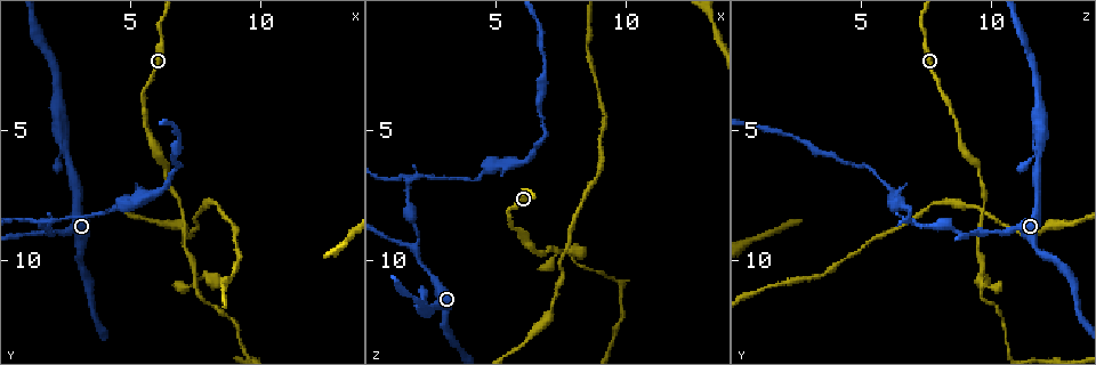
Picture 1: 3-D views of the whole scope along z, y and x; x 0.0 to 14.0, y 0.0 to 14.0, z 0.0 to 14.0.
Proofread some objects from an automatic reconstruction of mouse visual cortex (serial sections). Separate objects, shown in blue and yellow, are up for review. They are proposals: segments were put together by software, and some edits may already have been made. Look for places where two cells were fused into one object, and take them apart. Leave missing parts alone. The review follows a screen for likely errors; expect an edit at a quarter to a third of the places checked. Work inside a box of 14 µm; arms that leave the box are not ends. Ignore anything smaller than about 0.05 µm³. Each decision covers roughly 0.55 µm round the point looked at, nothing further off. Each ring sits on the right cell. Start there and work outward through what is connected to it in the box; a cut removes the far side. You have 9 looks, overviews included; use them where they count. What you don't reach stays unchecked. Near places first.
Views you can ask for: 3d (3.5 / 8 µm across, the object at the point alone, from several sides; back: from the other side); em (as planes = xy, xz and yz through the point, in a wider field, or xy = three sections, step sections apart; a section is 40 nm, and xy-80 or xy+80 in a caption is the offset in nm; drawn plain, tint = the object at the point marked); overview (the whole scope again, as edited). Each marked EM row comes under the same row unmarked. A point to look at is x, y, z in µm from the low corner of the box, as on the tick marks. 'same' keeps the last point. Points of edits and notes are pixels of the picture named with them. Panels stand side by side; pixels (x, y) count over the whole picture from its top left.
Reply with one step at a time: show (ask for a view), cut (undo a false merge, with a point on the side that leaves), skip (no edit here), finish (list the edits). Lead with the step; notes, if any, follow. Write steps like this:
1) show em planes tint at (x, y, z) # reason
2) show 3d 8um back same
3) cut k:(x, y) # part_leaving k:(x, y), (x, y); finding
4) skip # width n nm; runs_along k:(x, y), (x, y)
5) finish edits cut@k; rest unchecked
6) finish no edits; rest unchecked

show 3d 3.5um at (7.4, 10.5, 9.7) # side arm on a straight run

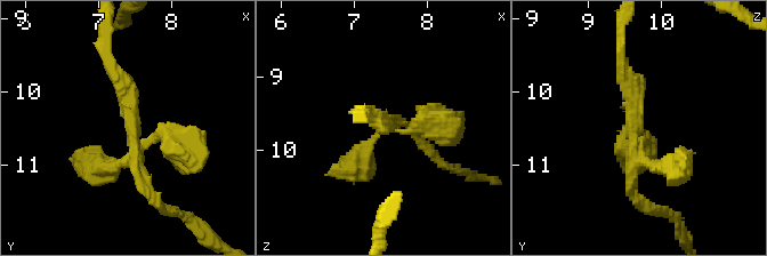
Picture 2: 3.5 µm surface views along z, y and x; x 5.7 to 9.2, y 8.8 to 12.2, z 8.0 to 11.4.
show em xy step 1 tint at (7.45, 10.40, 9.65) # arms 3; arm_widths 150, 200, 300 nm; now the EM

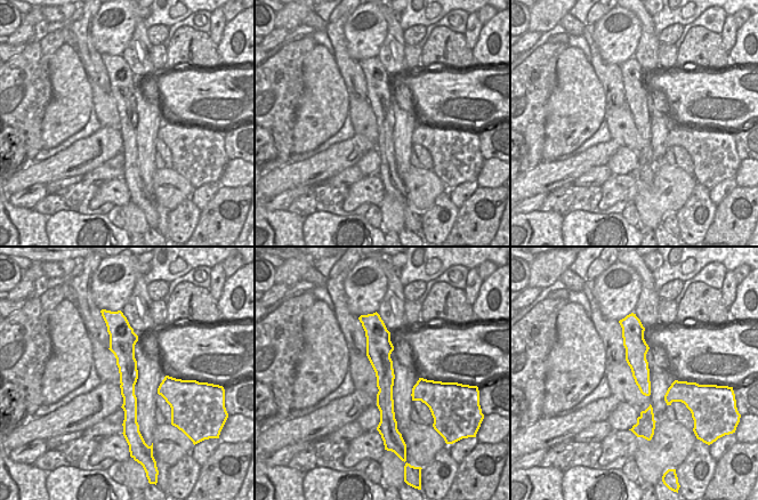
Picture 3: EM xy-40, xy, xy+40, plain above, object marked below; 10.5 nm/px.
show em xy step 5 tint same # another direction

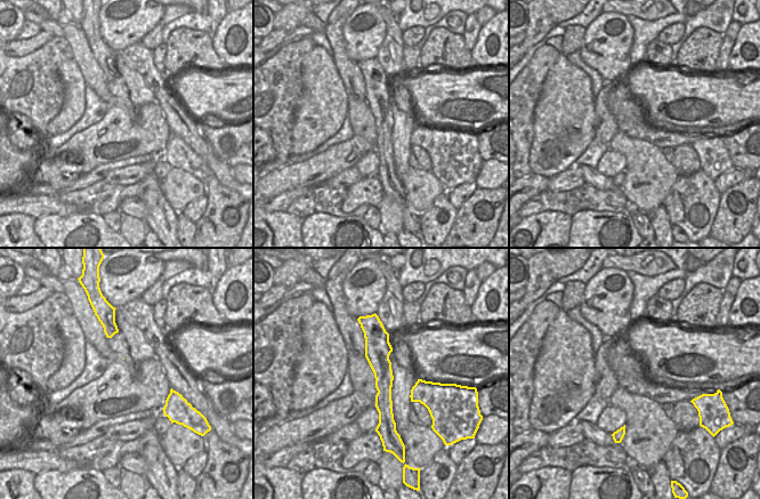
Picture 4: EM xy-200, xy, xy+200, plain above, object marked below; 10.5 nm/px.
cut 2:(174, 138) # part_leaving 2:(398, 130), (454, 119); two cells meet here

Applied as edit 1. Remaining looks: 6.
show 3d 8um back at (1.9, 8.8, 9.5) # thin neck

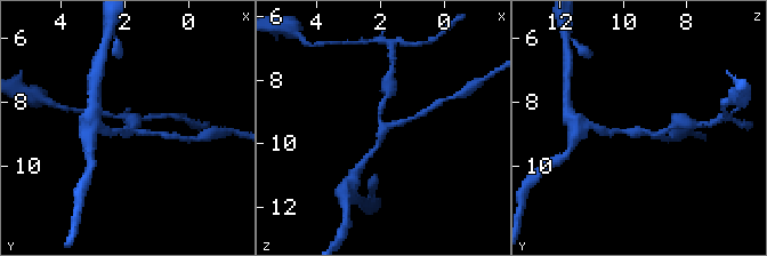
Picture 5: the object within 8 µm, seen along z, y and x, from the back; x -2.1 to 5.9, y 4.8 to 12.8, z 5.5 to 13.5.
show 3d 3.5um at (1.9, 8.9, 9.5) # zoom in

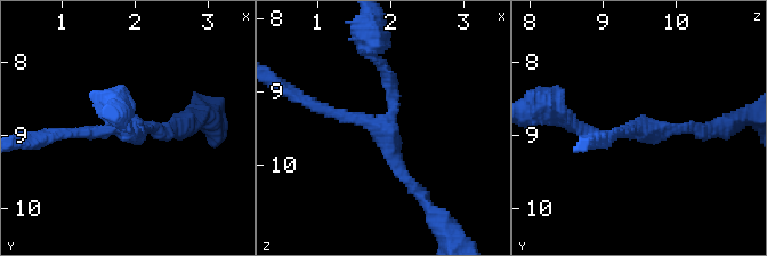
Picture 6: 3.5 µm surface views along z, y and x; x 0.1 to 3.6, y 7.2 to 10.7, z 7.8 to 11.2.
show em xy step 3 tint at (1.95, 8.90, 9.45) # arms 3; arm_widths 200, 200, 200 nm

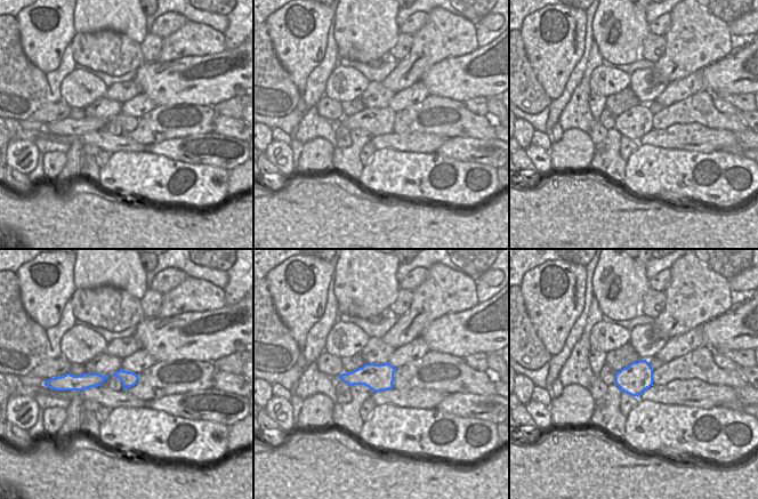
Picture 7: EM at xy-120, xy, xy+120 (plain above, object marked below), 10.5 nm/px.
skip # runs_along 6:(421, 194), (393, 162), (393, 95), (379, 61); one cell here

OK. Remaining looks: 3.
show 3d 3.5um at (2.5, 5.9, 11.9) # sharp bend

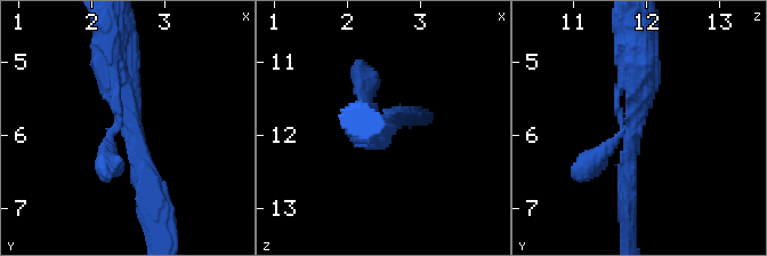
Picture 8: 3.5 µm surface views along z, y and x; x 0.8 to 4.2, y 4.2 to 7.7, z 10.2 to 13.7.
show em planes tint at (2.55, 5.80, 11.85) # shape alone is not enough

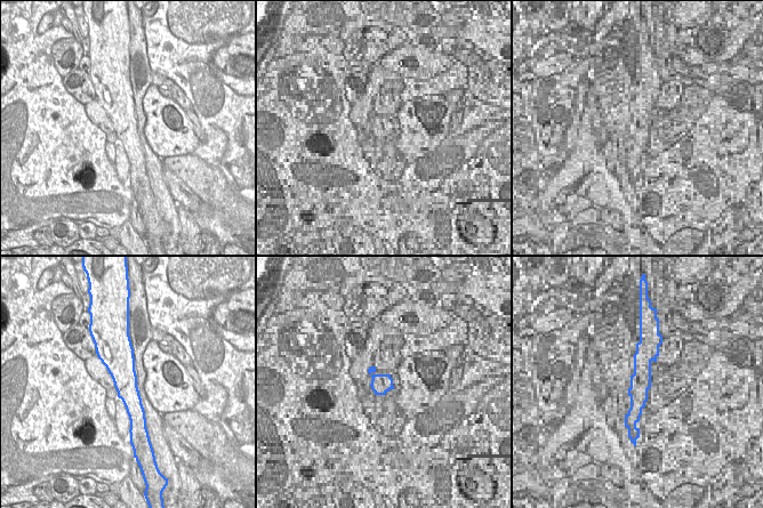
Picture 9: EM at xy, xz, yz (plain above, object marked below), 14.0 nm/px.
show em xy step 1 tint same

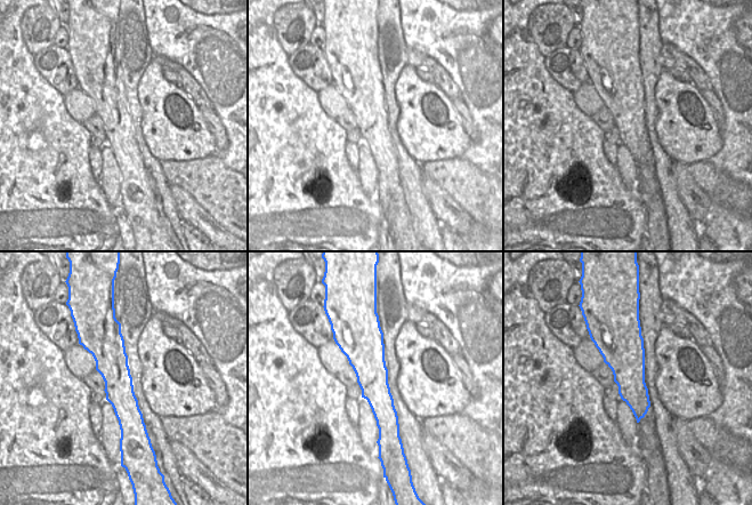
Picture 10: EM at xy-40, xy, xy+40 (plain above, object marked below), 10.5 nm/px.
skip # all the same cell

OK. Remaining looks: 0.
finish edits cut@2; rest unchecked

